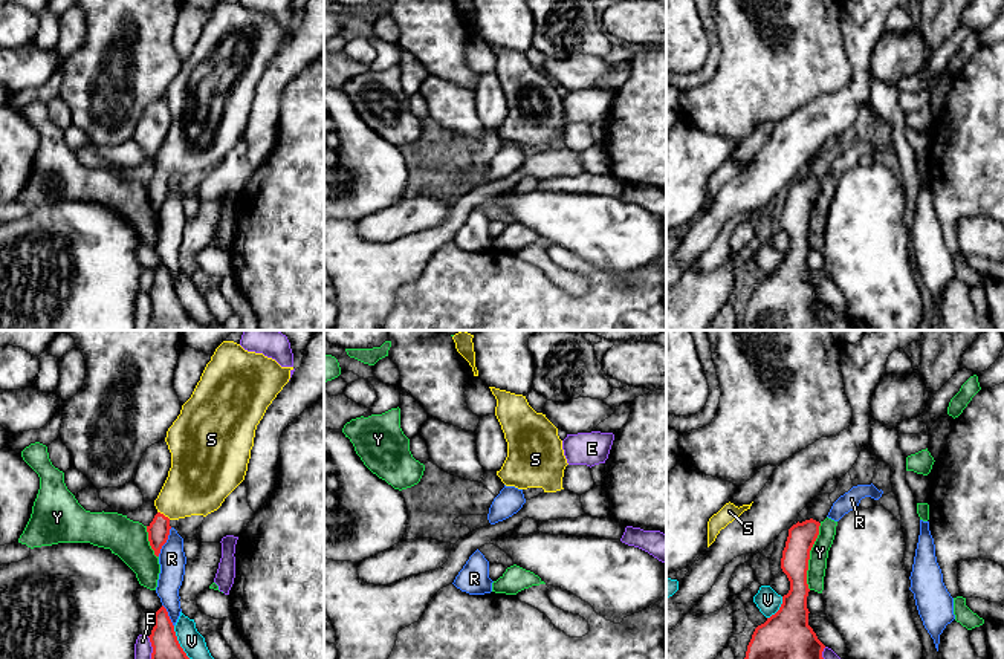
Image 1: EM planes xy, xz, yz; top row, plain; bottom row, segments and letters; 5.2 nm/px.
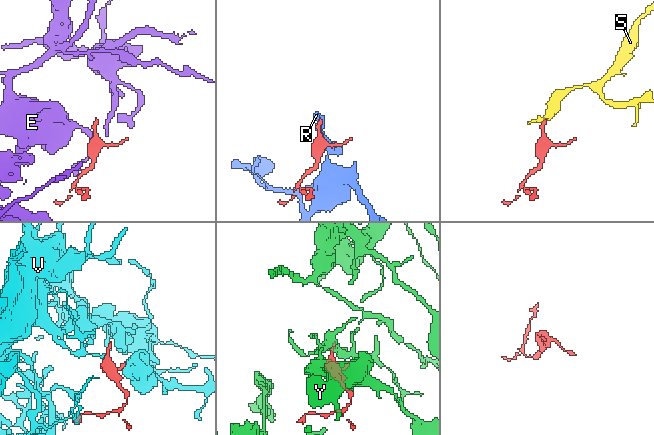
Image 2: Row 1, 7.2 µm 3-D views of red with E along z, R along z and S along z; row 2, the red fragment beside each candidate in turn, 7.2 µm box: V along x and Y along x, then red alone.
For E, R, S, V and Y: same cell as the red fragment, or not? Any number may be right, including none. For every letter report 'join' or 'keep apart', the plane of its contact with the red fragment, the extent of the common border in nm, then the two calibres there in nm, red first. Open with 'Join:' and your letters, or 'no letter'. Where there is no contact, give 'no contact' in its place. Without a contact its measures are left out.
Join: S
E: keep apart | xy | 190 nm | 240/100 nm
R: keep apart | xy | 170 nm | 110/140 nm
S: join | xy | 80 nm | 110/320 nm
V: keep apart | yz | 150 nm | 400/120 nm
Y: keep apart | yz | 360 nm | 140/100 nm

